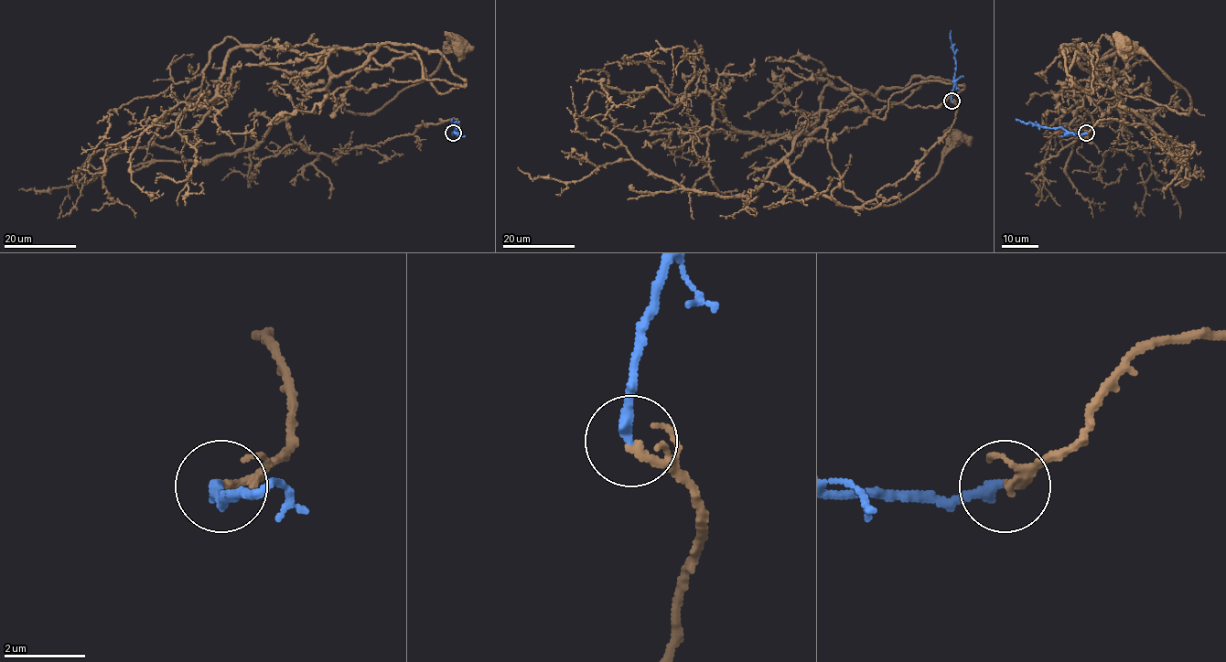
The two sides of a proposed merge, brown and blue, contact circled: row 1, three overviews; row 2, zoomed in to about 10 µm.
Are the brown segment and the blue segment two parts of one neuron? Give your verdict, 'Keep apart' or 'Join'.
Join

